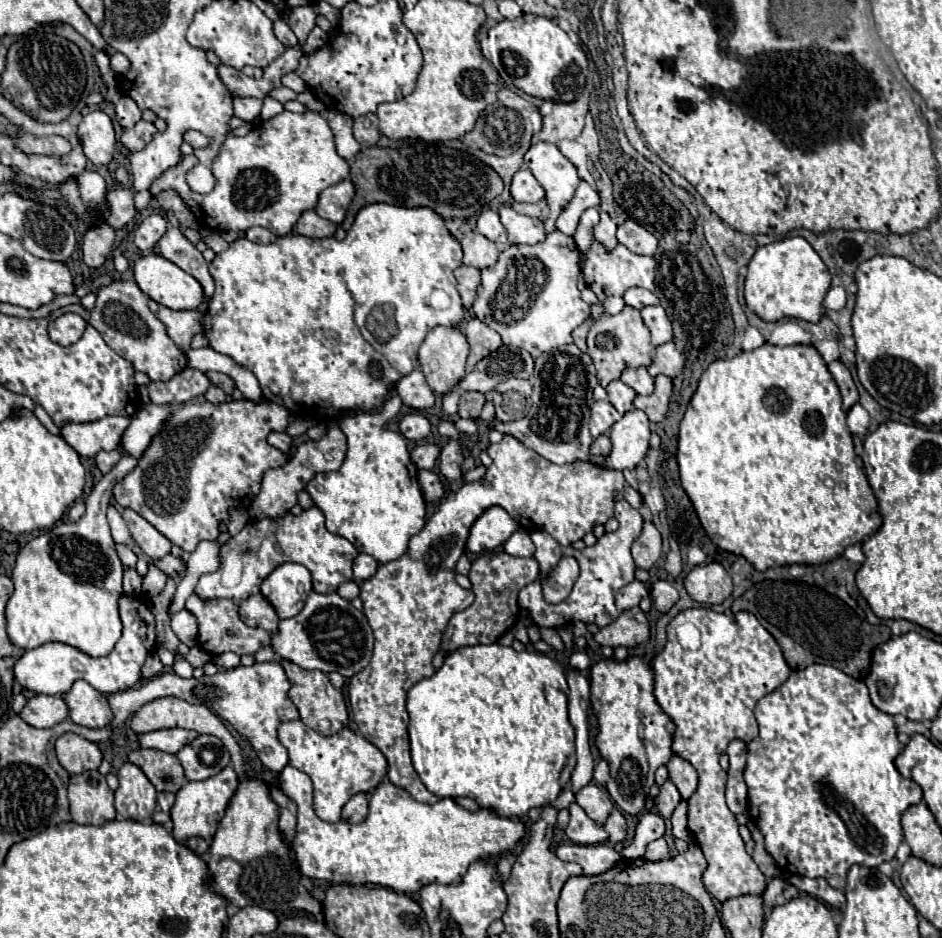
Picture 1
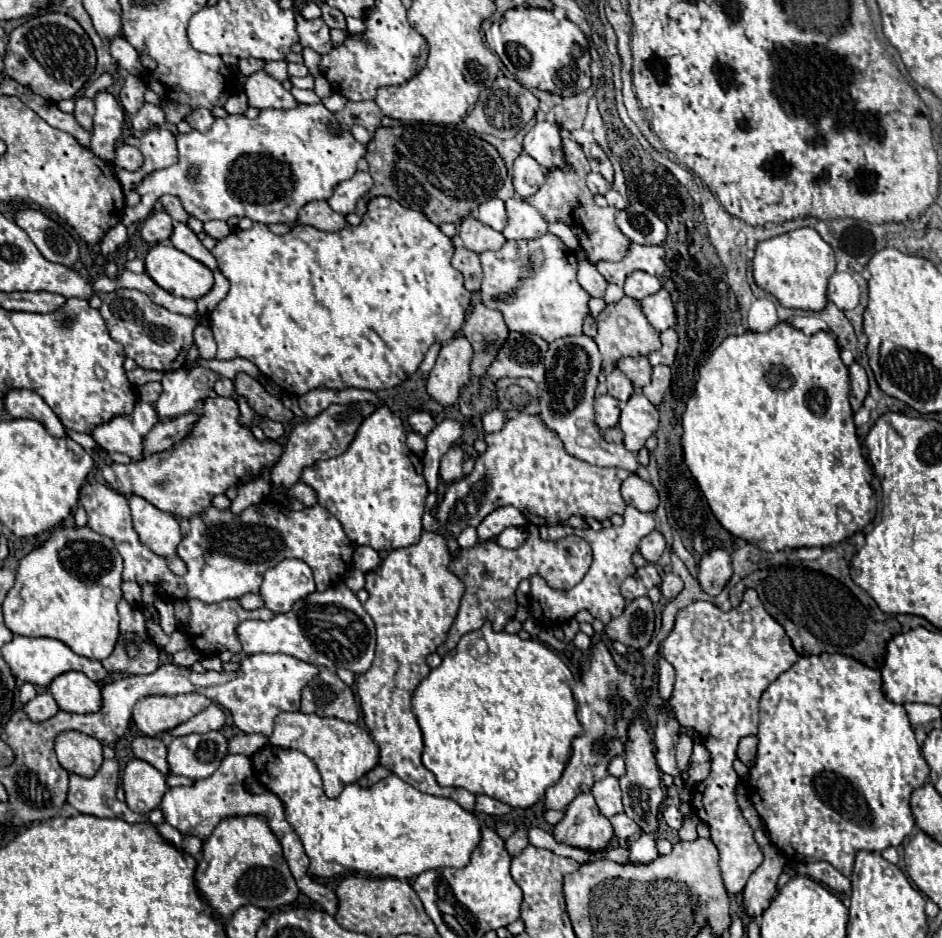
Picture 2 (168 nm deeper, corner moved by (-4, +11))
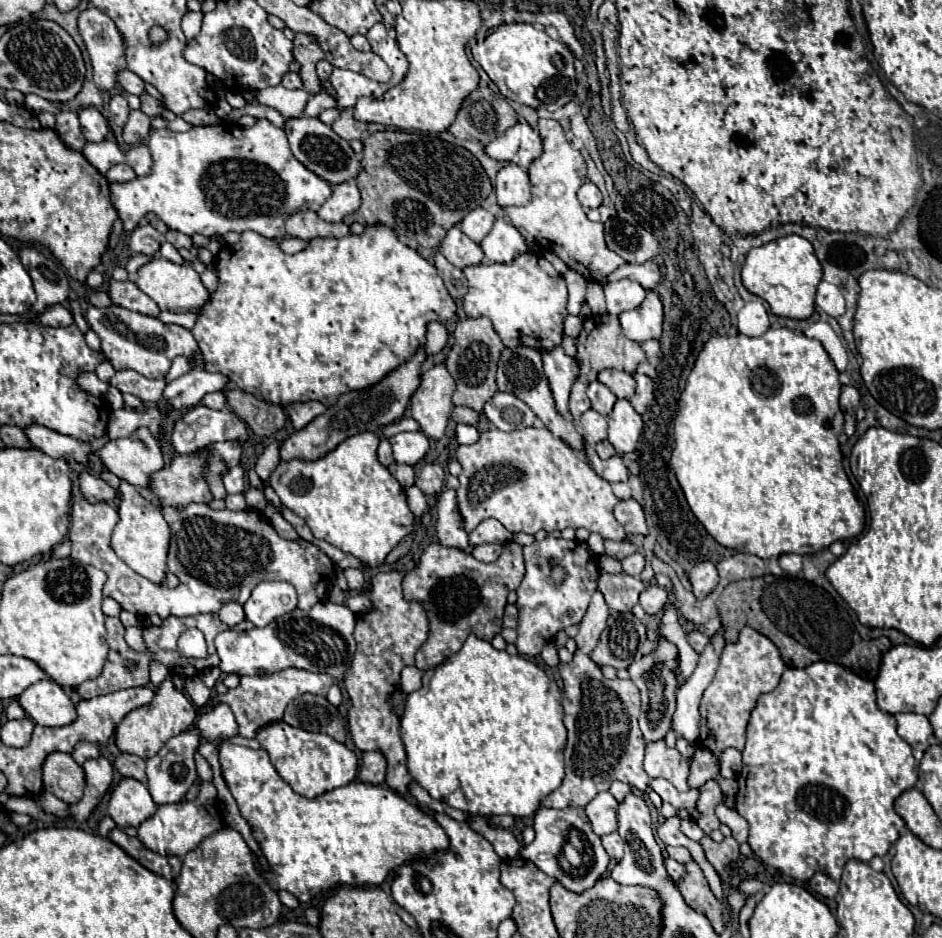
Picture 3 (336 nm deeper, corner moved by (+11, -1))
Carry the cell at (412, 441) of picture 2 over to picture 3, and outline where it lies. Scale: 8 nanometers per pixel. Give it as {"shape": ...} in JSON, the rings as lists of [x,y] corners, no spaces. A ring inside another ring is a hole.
{"shape":[[[381,437],[381,443],[379,443],[379,449],[377,449],[377,455],[379,455],[379,461],[389,467],[393,463],[393,451],[391,451],[391,443],[389,439]]]}

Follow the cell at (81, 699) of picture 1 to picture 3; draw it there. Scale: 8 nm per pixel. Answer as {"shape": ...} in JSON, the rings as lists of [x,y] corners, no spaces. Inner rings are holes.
{"shape":[[[39,681],[17,697],[19,705],[37,725],[61,727],[77,719],[77,709],[69,695],[55,681]]]}

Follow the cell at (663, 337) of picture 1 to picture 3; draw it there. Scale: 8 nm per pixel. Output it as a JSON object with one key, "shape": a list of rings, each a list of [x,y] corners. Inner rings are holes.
{"shape":[[[649,291],[645,301],[631,311],[625,311],[619,315],[623,333],[637,341],[649,341],[649,339],[659,339],[661,337],[661,323],[663,323],[663,305],[659,297]]]}

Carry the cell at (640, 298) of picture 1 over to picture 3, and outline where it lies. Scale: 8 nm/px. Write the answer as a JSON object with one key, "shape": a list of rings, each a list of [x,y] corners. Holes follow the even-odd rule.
{"shape":[[[621,279],[621,281],[613,281],[605,287],[605,297],[607,297],[607,311],[611,315],[619,315],[623,311],[635,309],[641,305],[641,301],[645,299],[647,291],[637,285],[635,281],[629,279]]]}

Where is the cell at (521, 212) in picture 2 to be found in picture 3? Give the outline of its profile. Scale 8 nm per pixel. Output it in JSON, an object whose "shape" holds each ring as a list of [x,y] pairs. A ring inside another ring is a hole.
{"shape":[[[503,217],[493,223],[491,233],[481,241],[481,249],[491,263],[509,263],[527,251],[523,235]]]}

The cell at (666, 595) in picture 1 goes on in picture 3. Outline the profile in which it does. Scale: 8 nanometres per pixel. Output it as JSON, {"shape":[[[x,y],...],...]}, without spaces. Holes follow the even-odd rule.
{"shape":[[[649,585],[645,589],[645,593],[641,593],[641,597],[639,597],[639,605],[649,615],[661,613],[663,607],[665,607],[665,603],[667,603],[667,591],[663,587],[659,587],[659,585]]]}

